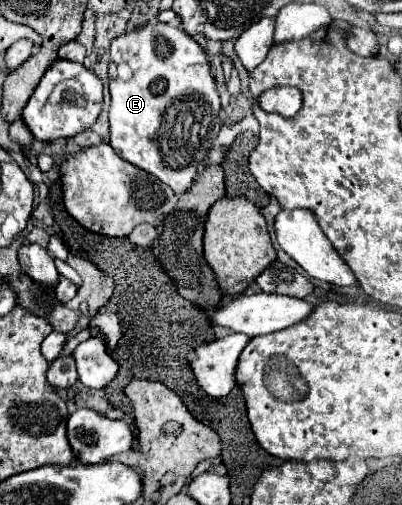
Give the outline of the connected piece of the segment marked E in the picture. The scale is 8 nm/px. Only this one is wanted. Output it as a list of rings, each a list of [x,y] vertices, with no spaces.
[[[158,21],[156,25],[142,25],[140,29],[118,35],[110,43],[108,79],[112,95],[110,145],[114,151],[122,159],[170,185],[176,195],[188,191],[196,177],[198,165],[204,161],[222,127],[216,79],[212,77],[210,63],[206,63],[202,47],[184,29],[172,27],[170,23]]]

